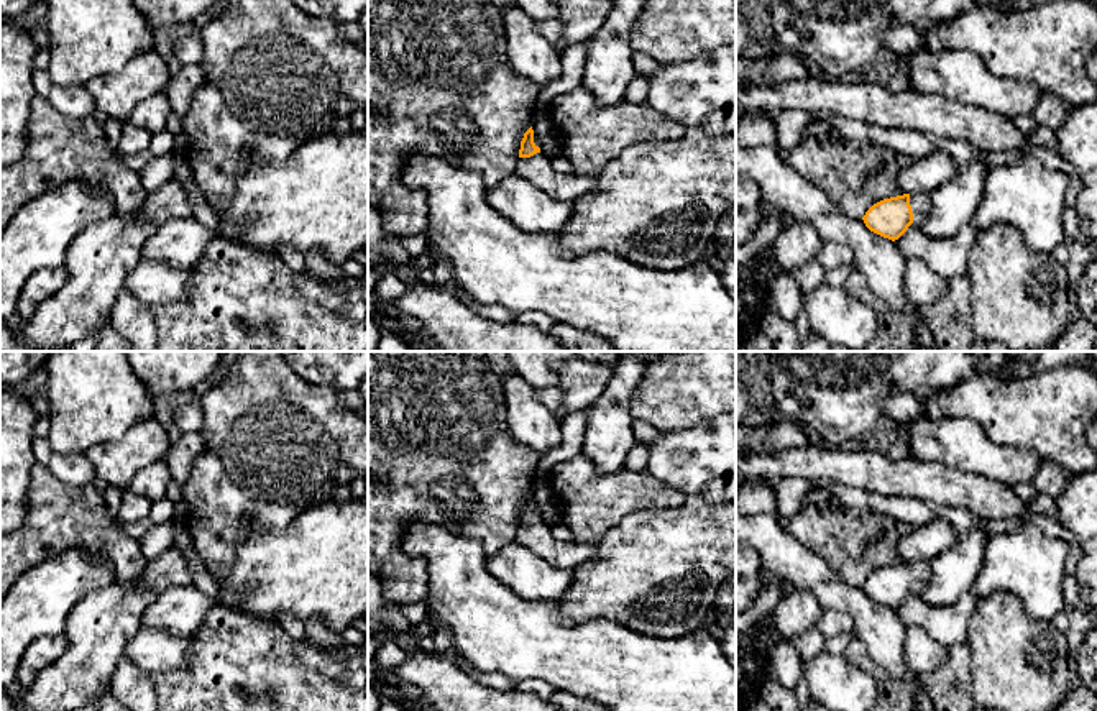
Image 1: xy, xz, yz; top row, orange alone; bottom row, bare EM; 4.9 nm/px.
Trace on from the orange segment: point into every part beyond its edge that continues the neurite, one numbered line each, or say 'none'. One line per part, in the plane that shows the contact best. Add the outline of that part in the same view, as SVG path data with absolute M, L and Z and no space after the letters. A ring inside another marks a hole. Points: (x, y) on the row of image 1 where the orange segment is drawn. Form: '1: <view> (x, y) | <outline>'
1: yz (920, 202) | M916 192L910 195L913 223L923 225L931 212L929 192Z

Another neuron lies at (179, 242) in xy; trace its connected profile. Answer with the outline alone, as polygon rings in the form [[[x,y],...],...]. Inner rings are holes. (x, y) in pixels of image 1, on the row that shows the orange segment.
[[[195,217],[168,218],[145,241],[141,256],[146,261],[161,261],[177,269],[192,271],[213,236],[215,232]]]

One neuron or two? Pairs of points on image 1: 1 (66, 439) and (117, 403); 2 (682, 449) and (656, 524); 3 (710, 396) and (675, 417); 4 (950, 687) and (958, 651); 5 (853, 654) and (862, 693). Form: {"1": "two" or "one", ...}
{"1": "one", "2": "two", "3": "one", "4": "one", "5": "two"}

